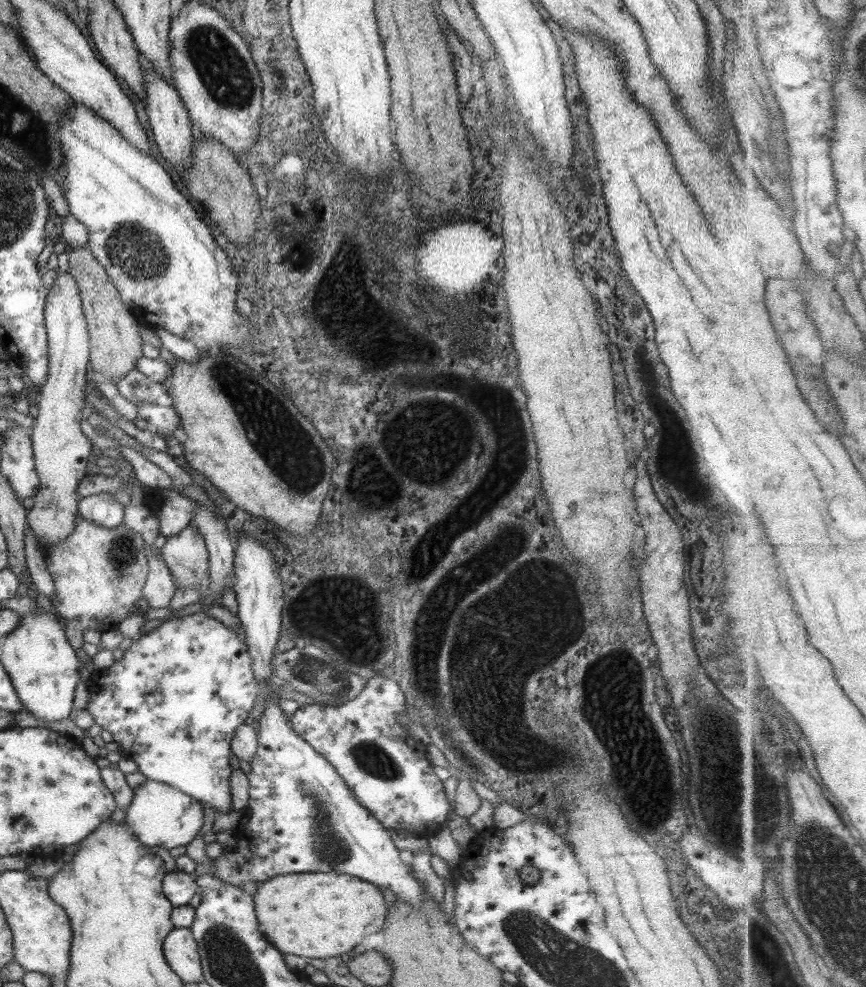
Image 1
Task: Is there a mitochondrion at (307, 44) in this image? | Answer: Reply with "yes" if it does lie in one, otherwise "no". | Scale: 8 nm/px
no

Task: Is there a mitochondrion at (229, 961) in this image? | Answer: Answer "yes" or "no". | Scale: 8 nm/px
yes

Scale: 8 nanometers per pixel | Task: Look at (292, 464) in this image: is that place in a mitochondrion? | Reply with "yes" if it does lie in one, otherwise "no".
yes

